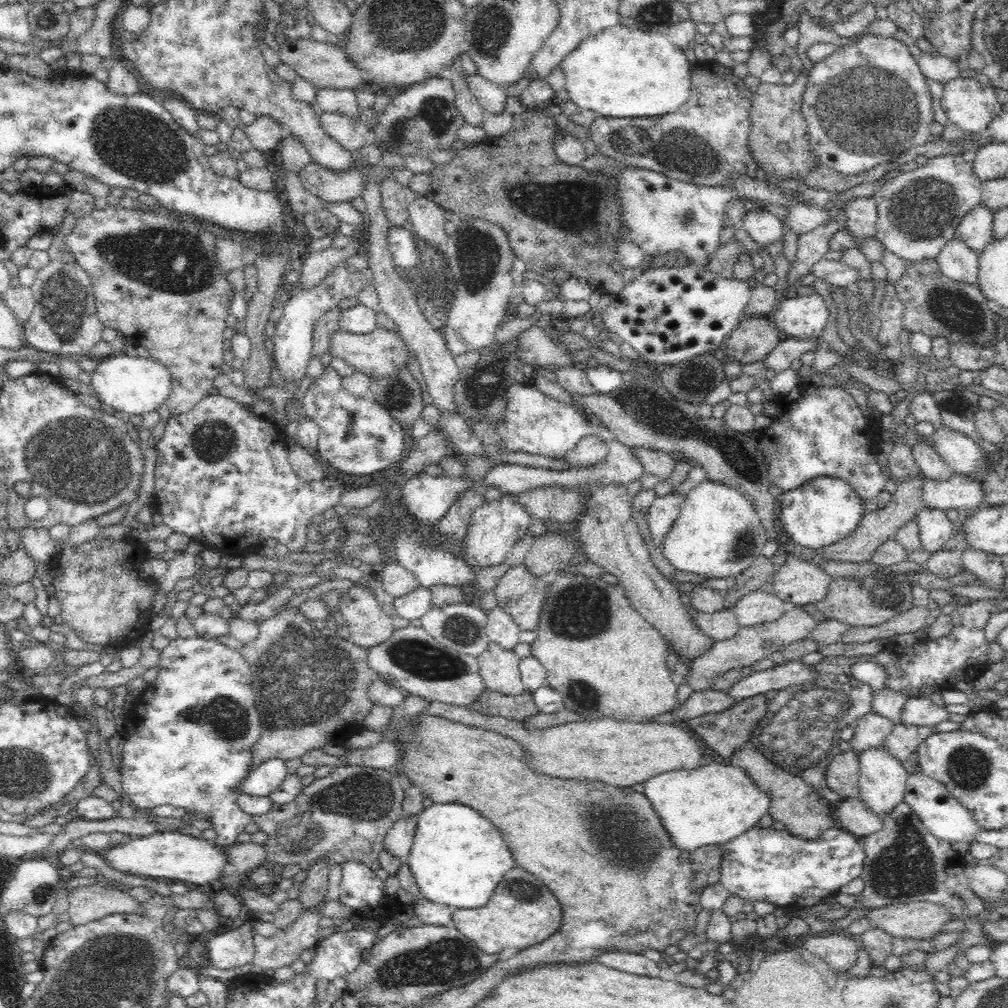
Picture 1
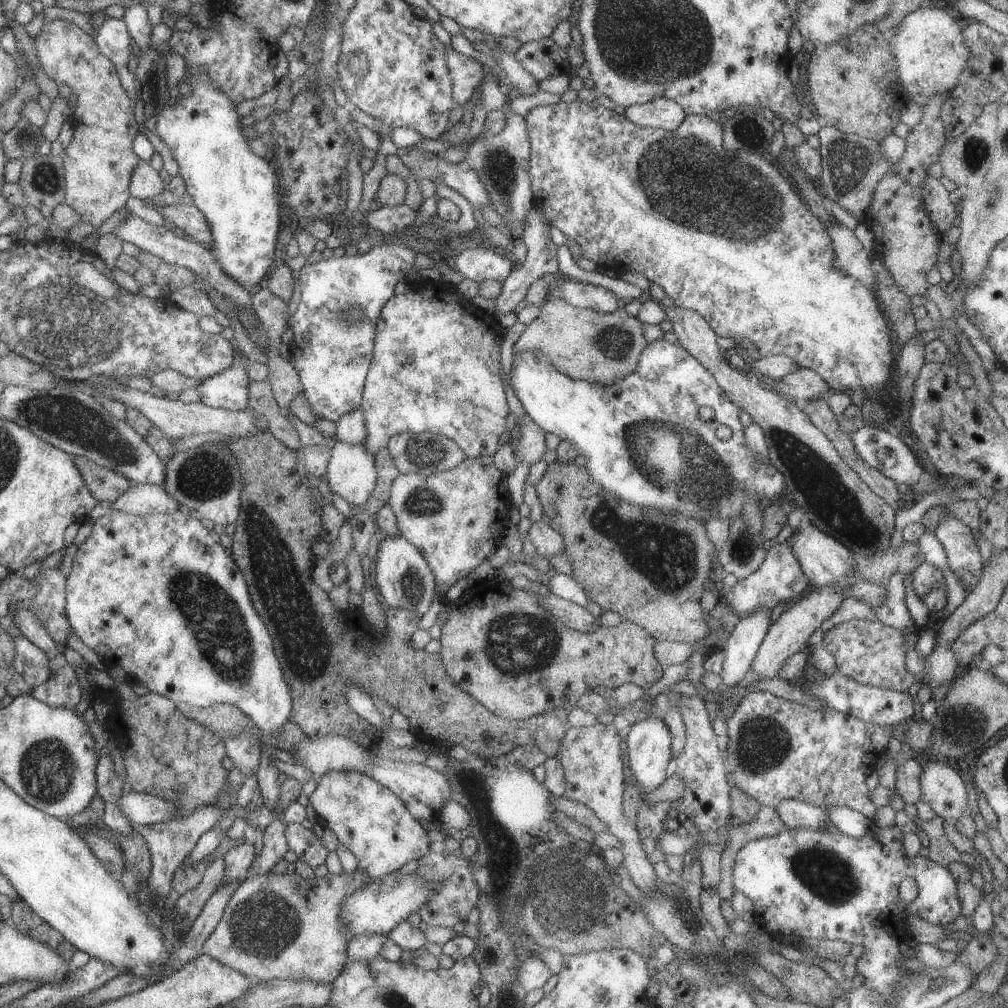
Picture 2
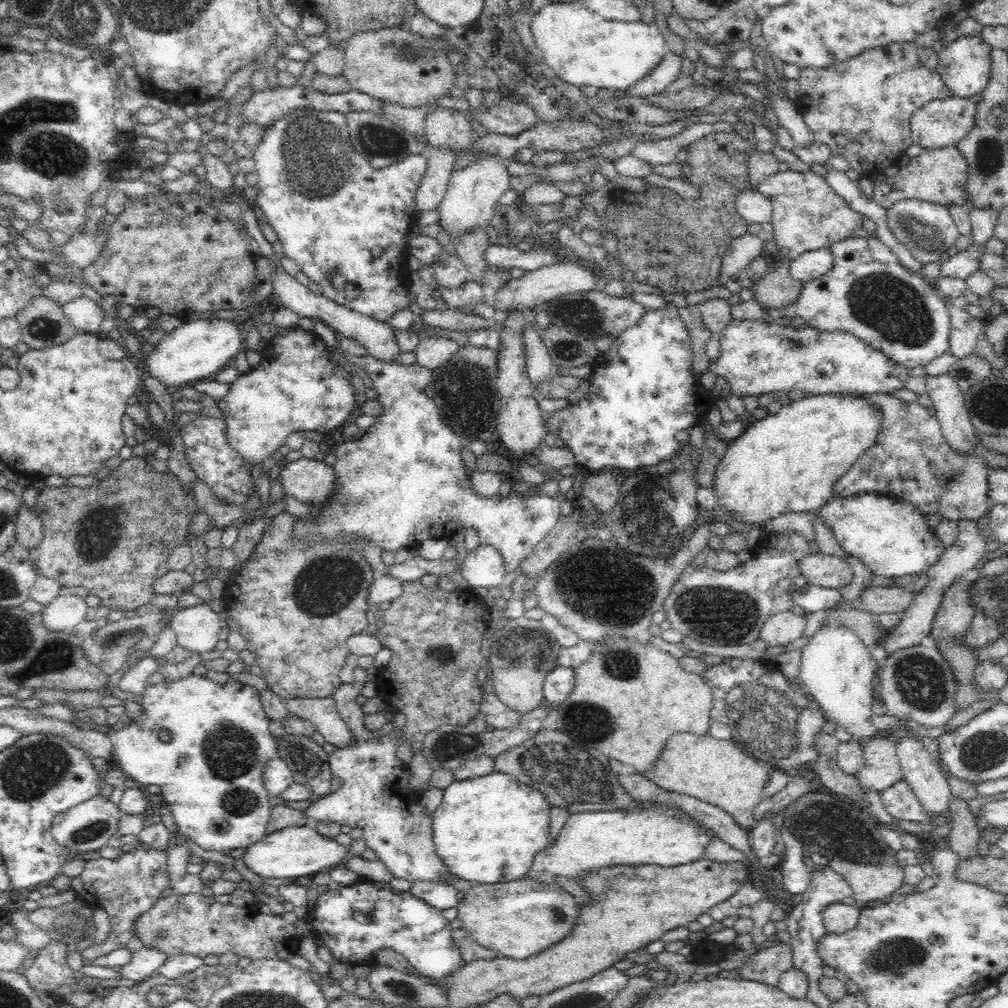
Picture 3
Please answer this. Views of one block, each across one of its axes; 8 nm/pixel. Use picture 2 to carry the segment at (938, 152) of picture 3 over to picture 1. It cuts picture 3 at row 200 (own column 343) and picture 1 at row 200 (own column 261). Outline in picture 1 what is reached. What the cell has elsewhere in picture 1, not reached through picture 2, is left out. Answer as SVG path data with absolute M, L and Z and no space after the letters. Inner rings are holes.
M949 153L930 157L925 164L900 172L874 192L877 204L874 235L886 250L907 262L938 259L964 215L981 204L980 177L962 157Z

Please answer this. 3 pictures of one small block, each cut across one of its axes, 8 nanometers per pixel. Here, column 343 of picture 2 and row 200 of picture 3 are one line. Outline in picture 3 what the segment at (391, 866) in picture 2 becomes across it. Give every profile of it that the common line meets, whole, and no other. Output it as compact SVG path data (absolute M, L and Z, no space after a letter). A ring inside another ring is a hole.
M812 170L804 172L776 171L767 179L755 184L754 190L767 196L773 202L772 235L780 251L790 259L811 250L830 248L832 244L854 236L854 230L864 227L867 216L850 207L840 194L836 193L826 176Z

